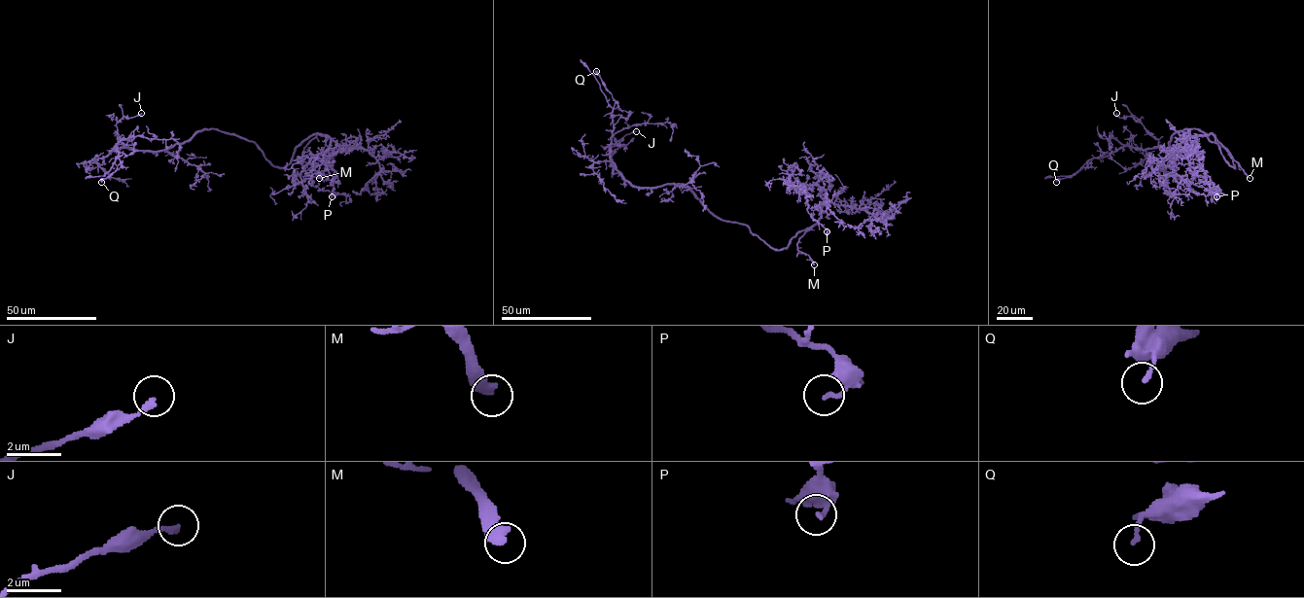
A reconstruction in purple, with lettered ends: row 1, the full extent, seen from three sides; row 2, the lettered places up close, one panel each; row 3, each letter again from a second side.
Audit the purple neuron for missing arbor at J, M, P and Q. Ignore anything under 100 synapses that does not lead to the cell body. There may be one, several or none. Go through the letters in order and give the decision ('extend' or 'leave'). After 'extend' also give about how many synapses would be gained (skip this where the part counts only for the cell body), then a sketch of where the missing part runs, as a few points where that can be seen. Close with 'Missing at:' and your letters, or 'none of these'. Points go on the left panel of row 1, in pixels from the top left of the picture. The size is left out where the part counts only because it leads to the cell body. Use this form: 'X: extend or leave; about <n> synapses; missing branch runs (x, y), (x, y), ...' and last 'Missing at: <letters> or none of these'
J: leave
M: extend; missing branch runs (319, 178), (334, 184), (313, 164)
P: leave
Q: leave
Missing at: M

